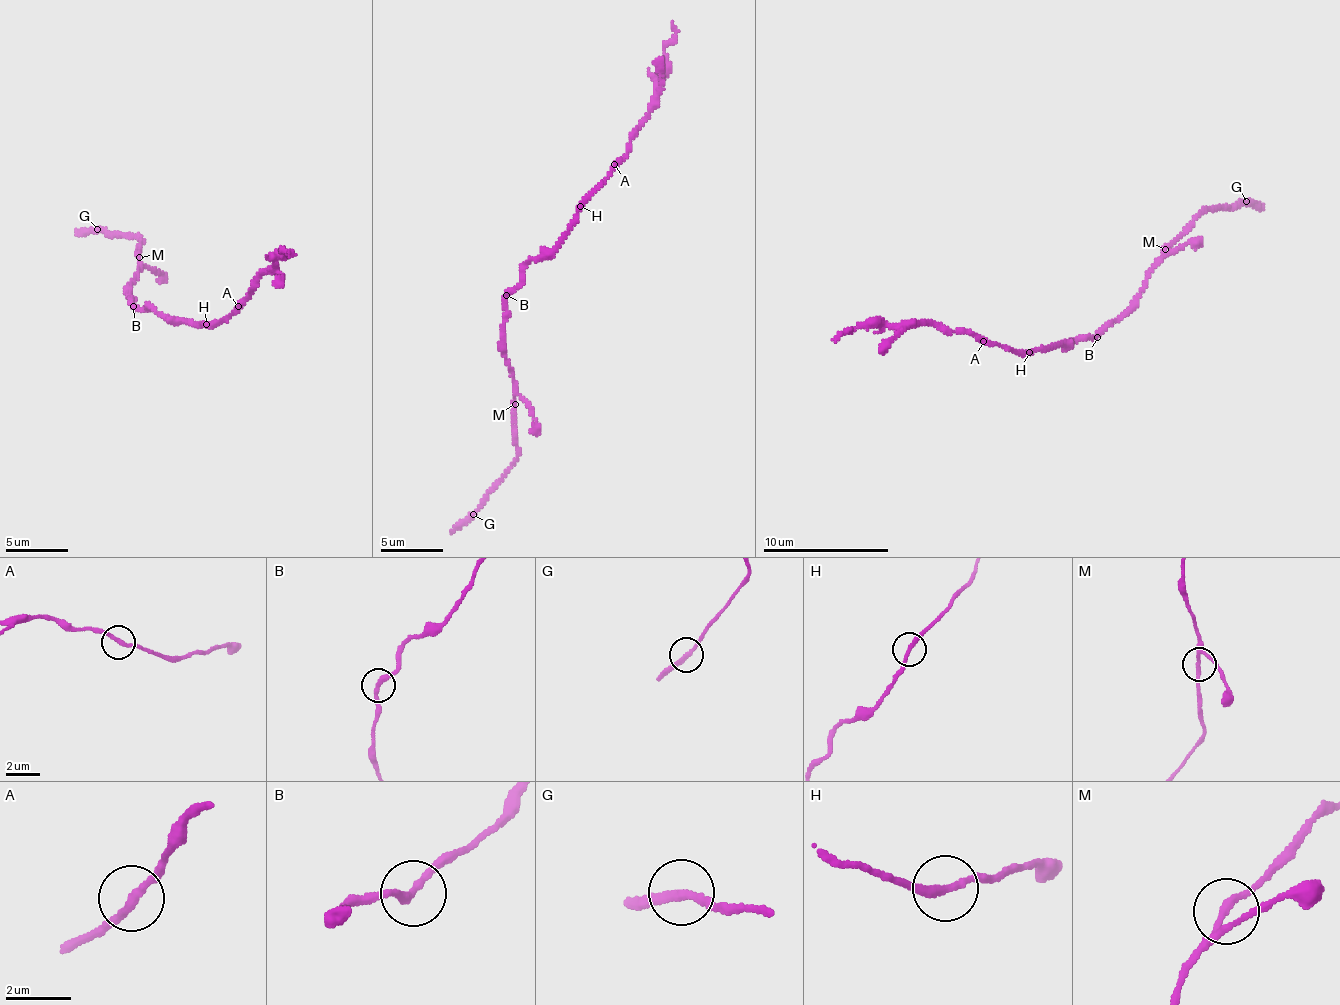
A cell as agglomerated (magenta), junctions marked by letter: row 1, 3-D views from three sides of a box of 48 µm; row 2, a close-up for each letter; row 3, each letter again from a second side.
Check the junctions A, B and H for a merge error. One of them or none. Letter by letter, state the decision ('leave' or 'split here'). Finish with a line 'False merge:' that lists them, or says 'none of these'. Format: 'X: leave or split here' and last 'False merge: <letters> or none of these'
A: leave
B: leave
H: leave
False merge: none of these

